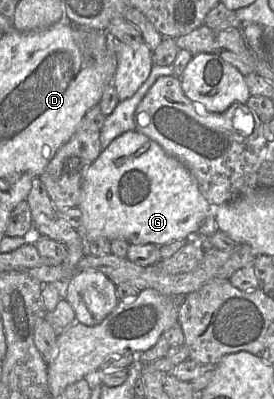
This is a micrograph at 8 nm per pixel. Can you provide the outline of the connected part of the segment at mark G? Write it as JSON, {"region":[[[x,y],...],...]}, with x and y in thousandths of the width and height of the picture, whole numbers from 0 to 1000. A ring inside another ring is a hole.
{"region":[[[467,328],[420,346],[369,381],[303,439],[296,504],[285,514],[299,531],[299,559],[277,571],[292,604],[245,614],[245,644],[226,662],[281,667],[285,657],[325,639],[325,607],[387,596],[398,604],[453,602],[471,612],[569,612],[595,617],[682,599],[723,576],[770,531],[770,514],[737,489],[723,461],[690,424],[650,398],[617,388],[566,353],[504,328]]]}

